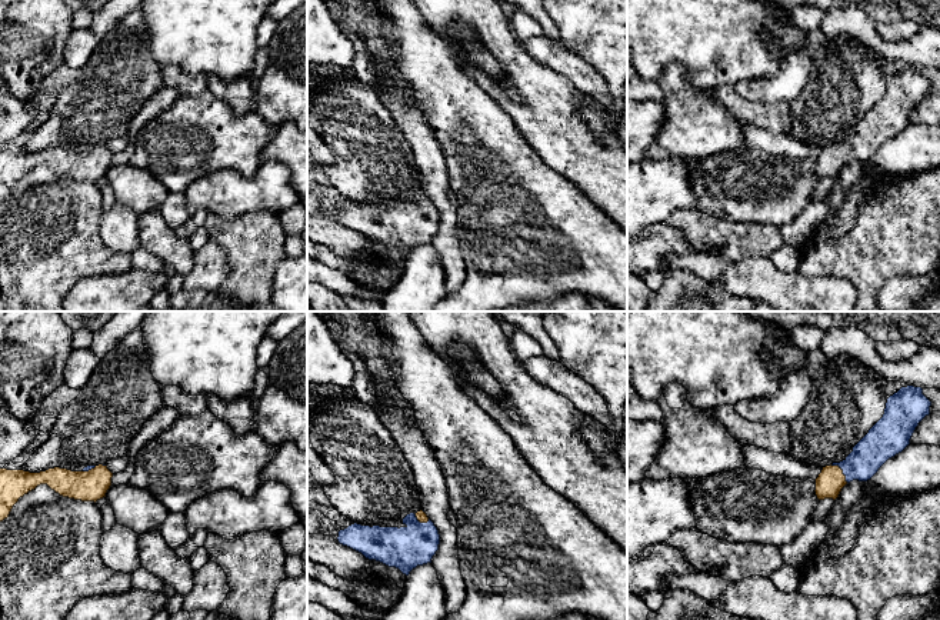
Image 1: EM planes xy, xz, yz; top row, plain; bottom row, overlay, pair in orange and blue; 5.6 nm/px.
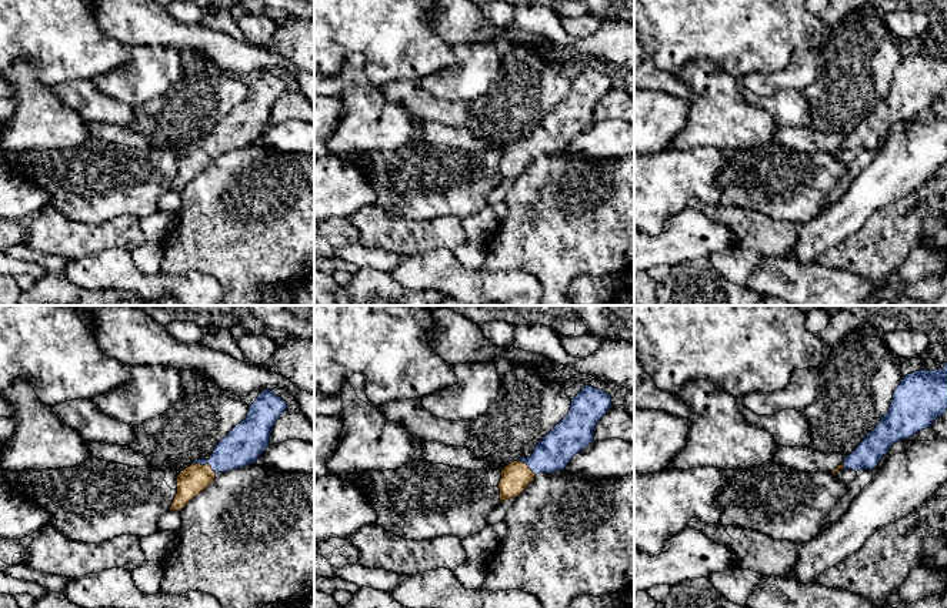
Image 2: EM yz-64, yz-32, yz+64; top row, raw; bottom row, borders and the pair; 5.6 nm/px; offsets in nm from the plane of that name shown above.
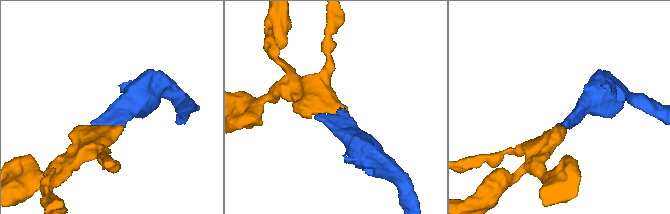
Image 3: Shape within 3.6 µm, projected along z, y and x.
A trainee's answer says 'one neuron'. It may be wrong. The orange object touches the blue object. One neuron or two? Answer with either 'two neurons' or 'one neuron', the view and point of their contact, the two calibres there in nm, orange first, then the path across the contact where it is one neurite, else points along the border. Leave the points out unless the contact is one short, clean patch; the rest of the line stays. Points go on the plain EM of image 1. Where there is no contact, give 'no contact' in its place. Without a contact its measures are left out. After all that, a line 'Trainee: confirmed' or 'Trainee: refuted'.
one neuron; contact yz (842, 150); calibres 150 and 190 nm; way yz (830, 162), (842, 150), (857, 146), (877, 126)
Trainee: confirmed

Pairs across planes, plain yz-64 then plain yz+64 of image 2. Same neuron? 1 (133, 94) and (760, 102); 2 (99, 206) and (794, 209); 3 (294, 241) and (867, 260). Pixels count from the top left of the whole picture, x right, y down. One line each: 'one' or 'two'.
1: two
2: one
3: one

